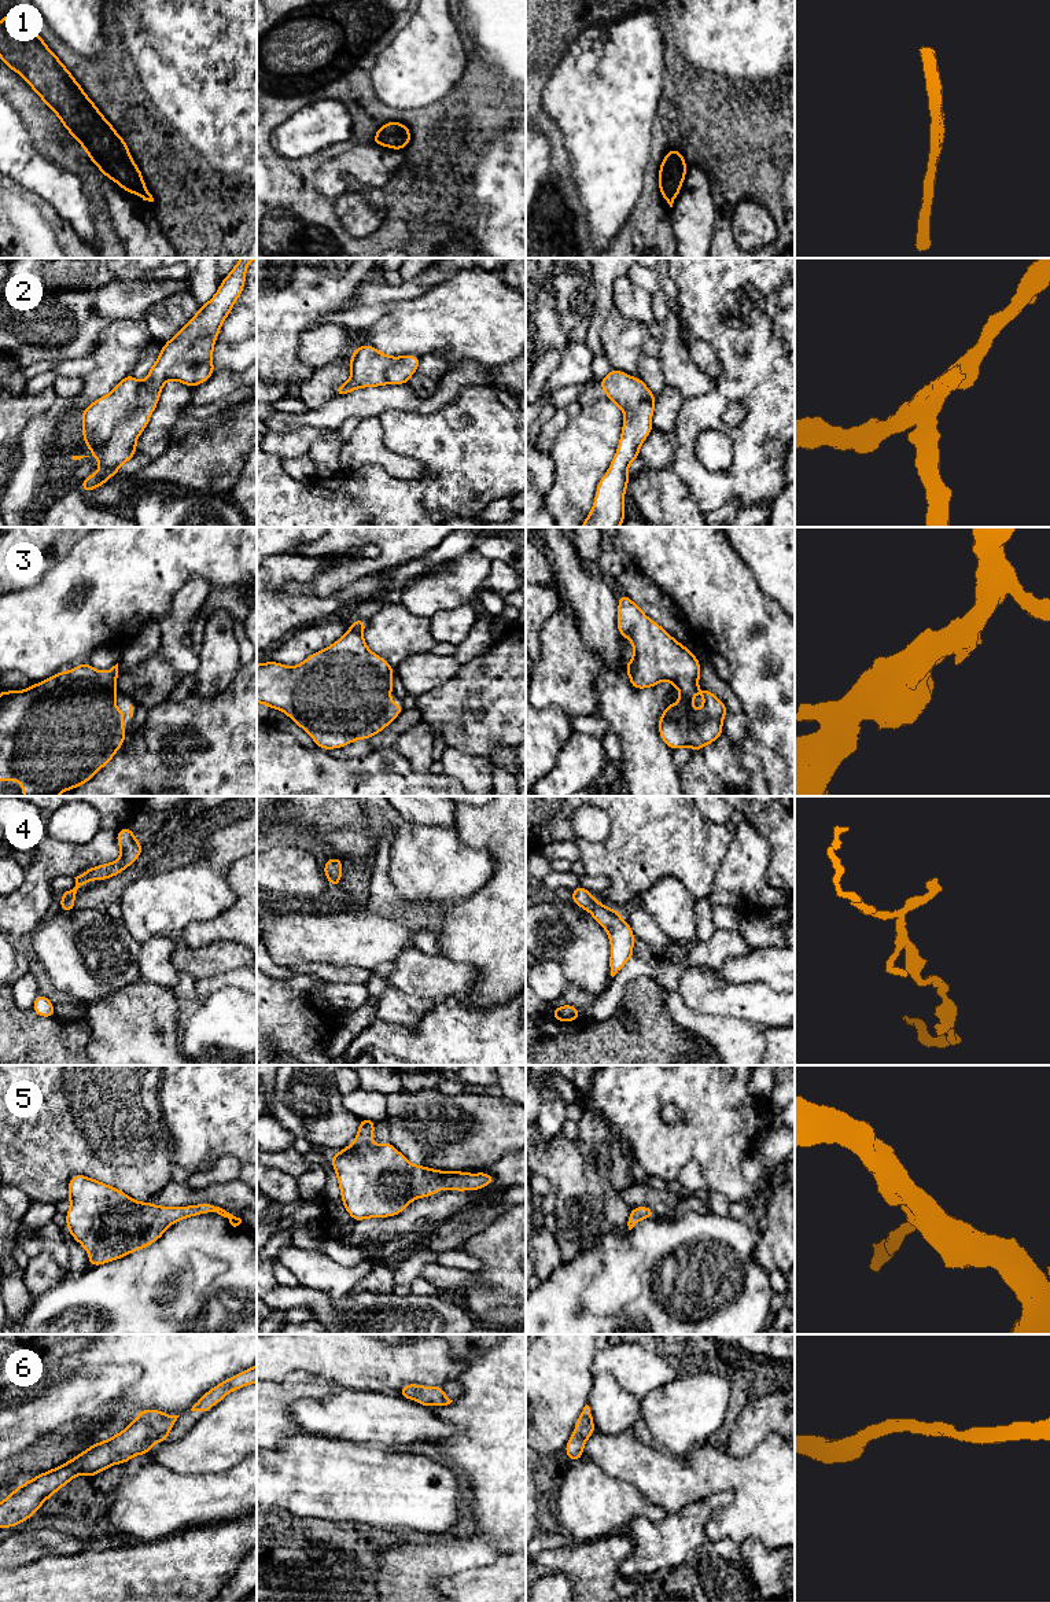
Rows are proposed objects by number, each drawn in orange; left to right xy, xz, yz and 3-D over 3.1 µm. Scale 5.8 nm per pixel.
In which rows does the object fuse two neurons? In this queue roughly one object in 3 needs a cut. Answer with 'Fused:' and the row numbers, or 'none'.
Fused: 2

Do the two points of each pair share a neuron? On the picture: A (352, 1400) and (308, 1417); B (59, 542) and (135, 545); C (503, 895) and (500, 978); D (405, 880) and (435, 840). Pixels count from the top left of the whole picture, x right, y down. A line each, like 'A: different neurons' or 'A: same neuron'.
A: same neuron
B: different neurons
C: same neuron
D: same neuron

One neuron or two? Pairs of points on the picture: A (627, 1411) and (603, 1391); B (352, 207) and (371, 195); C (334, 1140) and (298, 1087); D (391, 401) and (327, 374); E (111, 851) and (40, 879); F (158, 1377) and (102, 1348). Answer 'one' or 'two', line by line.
A: one
B: two
C: one
D: two
E: one
F: one

